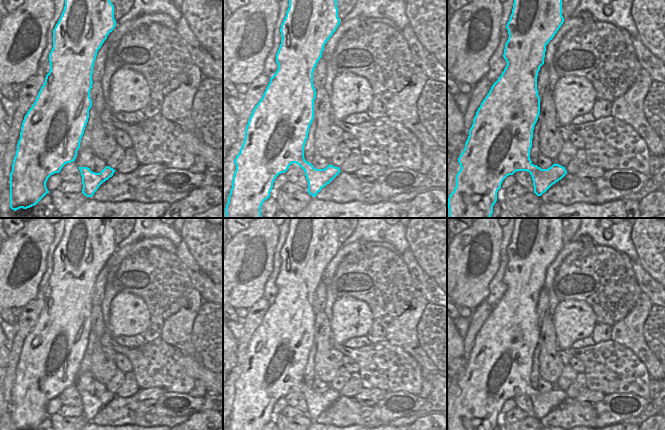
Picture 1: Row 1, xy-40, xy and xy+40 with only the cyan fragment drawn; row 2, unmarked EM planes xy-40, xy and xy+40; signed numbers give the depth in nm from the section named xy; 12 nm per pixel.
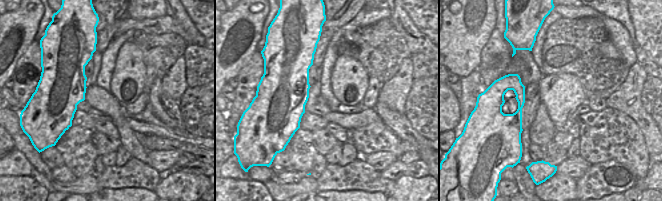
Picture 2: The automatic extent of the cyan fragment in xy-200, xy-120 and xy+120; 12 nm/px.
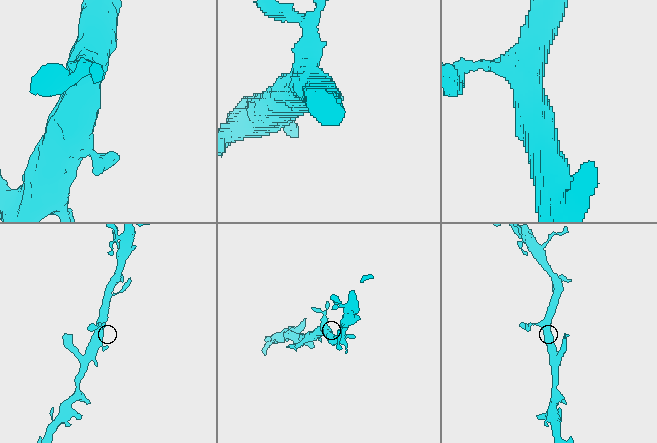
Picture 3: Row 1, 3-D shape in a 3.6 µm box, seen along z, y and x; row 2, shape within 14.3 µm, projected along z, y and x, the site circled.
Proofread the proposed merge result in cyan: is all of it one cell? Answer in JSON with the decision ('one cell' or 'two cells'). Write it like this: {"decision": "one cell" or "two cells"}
{"decision": "one cell"}

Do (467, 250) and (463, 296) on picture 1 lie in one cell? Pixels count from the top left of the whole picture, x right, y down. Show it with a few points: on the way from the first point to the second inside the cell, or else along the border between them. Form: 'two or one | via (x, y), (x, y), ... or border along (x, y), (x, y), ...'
one | via (467, 261), (463, 285)

